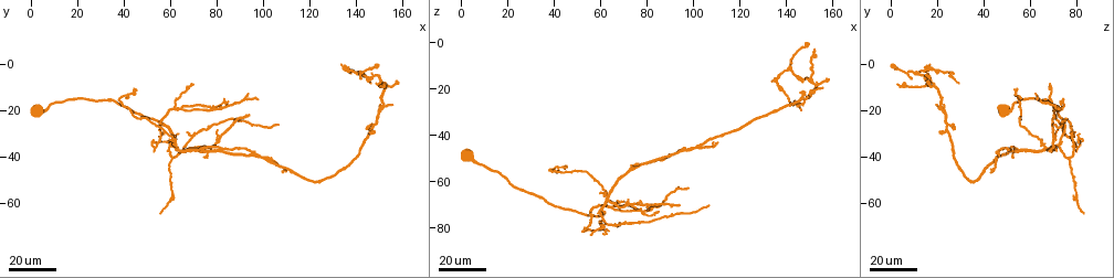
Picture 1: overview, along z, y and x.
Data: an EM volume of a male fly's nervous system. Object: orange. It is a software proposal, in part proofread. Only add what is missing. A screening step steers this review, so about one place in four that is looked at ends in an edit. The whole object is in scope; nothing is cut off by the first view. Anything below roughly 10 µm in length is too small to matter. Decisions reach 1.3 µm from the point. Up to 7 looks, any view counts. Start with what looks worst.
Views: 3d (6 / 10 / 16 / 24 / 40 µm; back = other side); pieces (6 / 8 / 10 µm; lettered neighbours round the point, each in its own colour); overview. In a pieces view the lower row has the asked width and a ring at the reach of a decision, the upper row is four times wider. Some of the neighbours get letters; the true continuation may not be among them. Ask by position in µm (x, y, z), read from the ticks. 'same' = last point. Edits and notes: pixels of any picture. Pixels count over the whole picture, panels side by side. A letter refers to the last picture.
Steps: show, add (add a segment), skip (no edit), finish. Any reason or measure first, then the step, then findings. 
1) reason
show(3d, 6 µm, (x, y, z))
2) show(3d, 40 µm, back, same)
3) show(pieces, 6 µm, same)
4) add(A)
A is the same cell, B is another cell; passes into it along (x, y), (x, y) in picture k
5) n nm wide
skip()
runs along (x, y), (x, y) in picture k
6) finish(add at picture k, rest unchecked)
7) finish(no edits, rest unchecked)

end of a long branch
show(3d, 40 µm, (94, 22, 71))

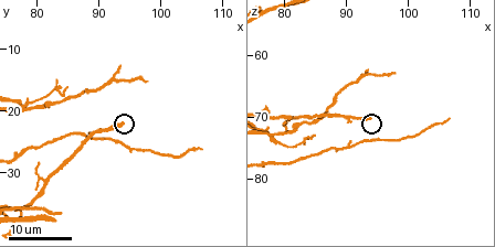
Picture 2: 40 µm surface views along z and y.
show(pieces, 8 µm, (93.5, 22.0, 70.5))

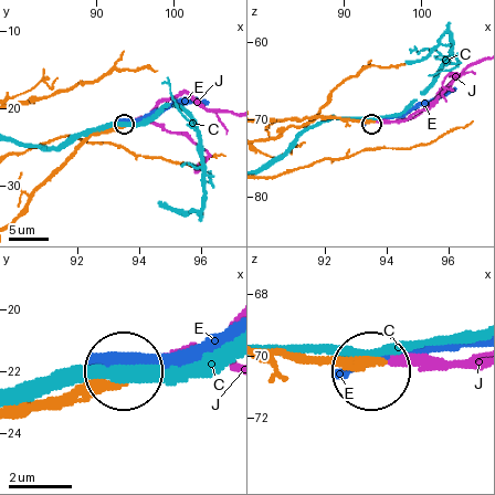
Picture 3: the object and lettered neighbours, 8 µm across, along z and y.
add(J)
J is the same cell, C and E are other cells; passes into it along (106, 133), (185, 93), (206, 108), (228, 111) in picture 3; it goes on there

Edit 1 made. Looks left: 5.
see it whole again
show(overview)

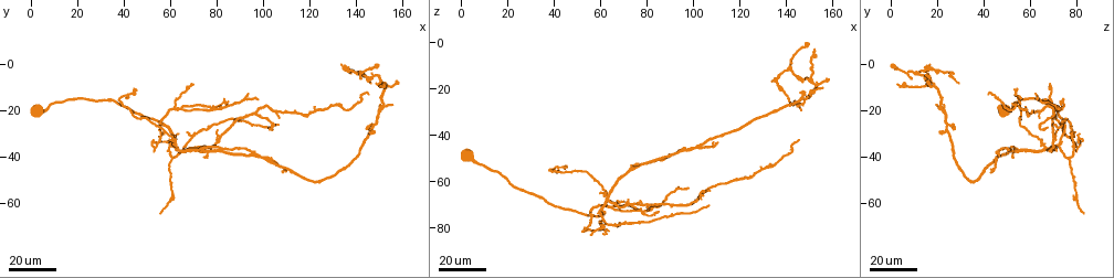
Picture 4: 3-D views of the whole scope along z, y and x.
branch stops here
show(3d, 40 µm, (143, 7, 9))

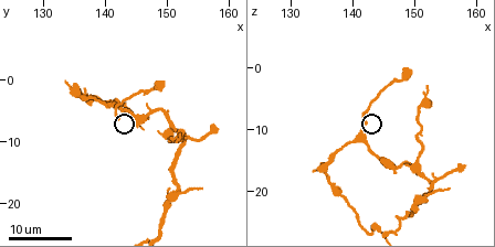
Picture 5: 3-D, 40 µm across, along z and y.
show(pieces, 8 µm, (142.5, 6.5, 9.0))

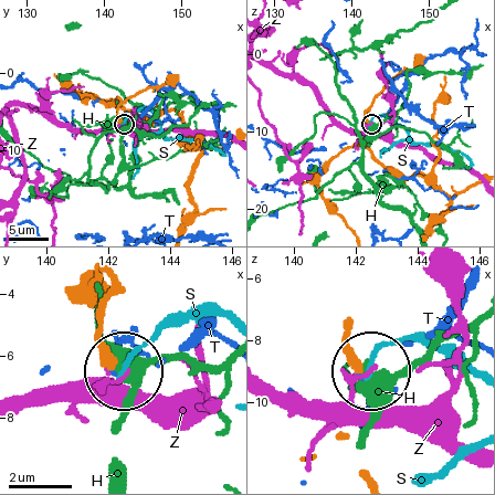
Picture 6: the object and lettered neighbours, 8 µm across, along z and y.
skip()
H, S, T and Z are other cells; no lettered segment goes on from it

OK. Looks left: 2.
an open end
show(3d, 24 µm, (156.0, 17.0, 19.5))

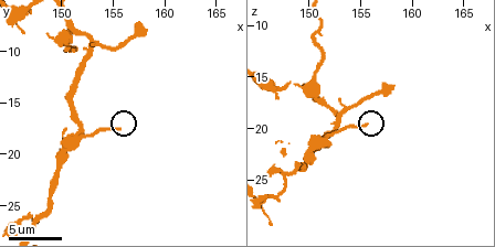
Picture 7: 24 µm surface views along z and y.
what lies round it
show(pieces, 8 µm, (155.4, 17.6, 19.4))

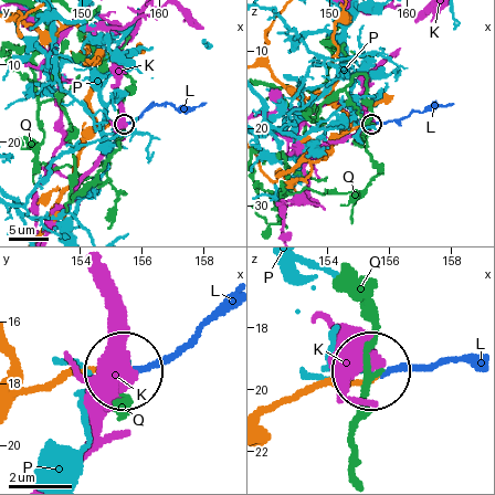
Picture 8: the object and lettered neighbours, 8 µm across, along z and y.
180 nm wide
add(L)
L is the same cell, K, P and Q are other cells; passes into it along (351, 130), (453, 104) in picture 8; the cell continues

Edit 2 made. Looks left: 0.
finish(add at picture 3, add at picture 8, rest unchecked)

